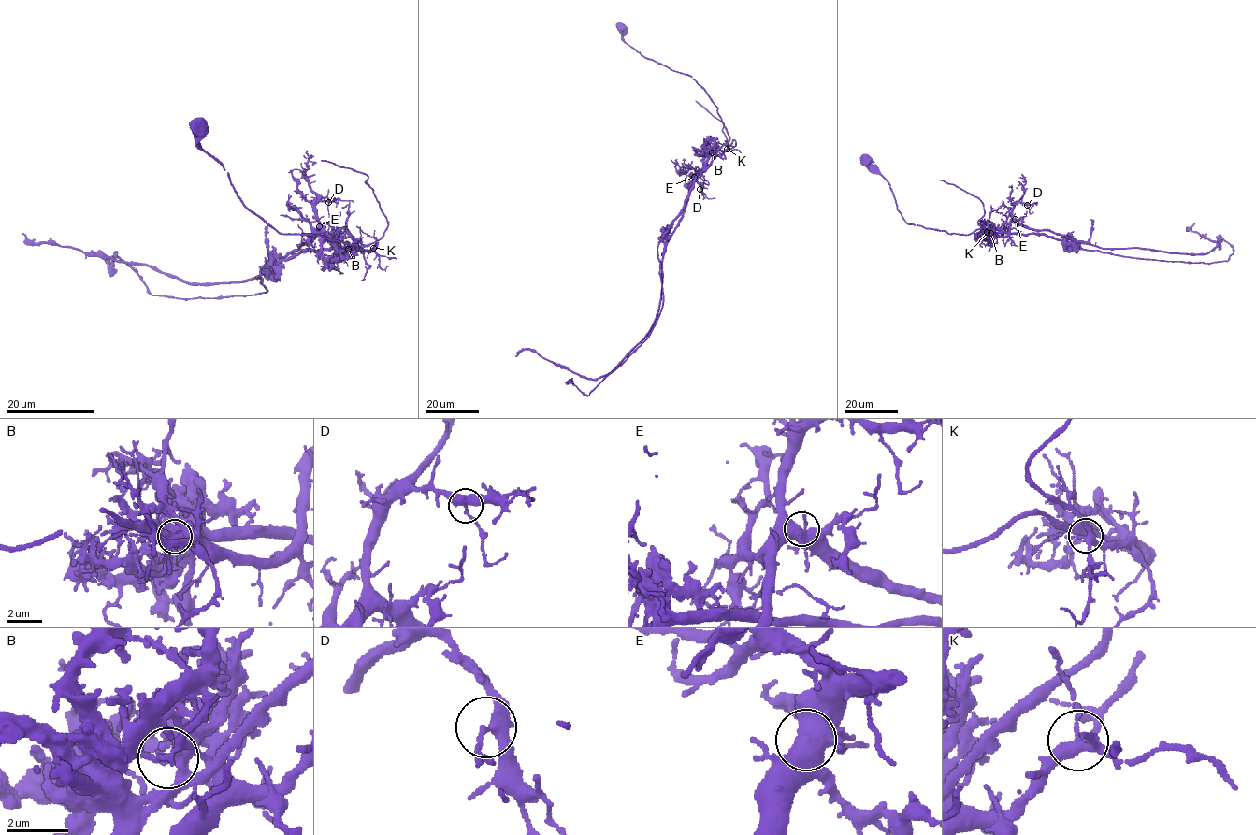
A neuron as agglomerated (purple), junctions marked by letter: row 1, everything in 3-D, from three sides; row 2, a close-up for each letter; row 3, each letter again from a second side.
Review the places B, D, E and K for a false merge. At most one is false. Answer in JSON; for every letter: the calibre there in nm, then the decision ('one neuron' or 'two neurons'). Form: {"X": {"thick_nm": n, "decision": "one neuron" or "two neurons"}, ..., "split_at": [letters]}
{"B": {"thick_nm": 320, "decision": "two neurons"}, "D": {"thick_nm": 340, "decision": "one neuron"}, "E": {"thick_nm": 500, "decision": "one neuron"}, "K": {"thick_nm": 320, "decision": "one neuron"}, "split_at": ["B"]}

